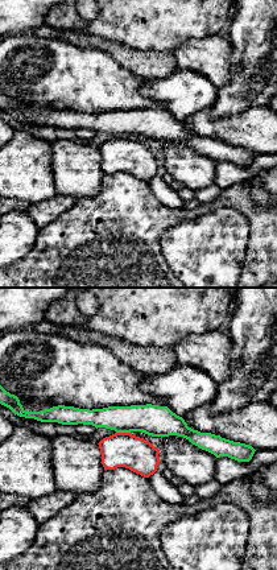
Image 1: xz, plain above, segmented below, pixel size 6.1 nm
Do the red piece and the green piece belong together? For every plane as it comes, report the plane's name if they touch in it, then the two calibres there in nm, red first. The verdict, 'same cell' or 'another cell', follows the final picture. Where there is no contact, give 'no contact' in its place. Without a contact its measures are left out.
xz | 200/190 nm

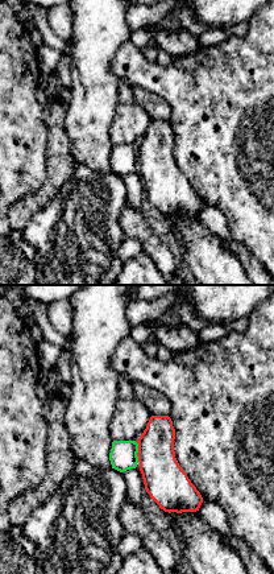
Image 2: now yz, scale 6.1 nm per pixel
yz | 260/170 nm

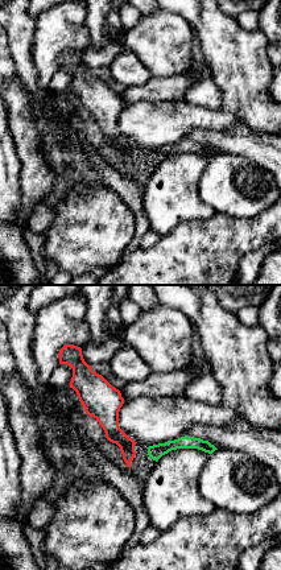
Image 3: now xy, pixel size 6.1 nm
no contact

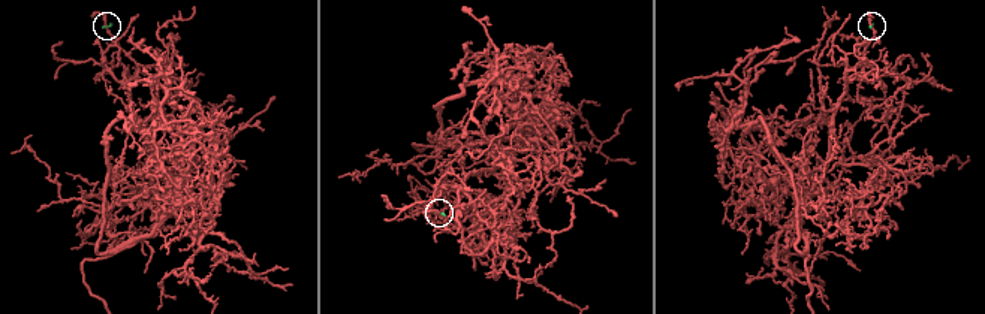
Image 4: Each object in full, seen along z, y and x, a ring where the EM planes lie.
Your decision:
another cell

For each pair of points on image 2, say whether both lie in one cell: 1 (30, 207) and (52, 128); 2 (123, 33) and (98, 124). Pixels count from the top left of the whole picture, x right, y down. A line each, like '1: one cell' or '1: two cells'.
1: one cell
2: one cell

